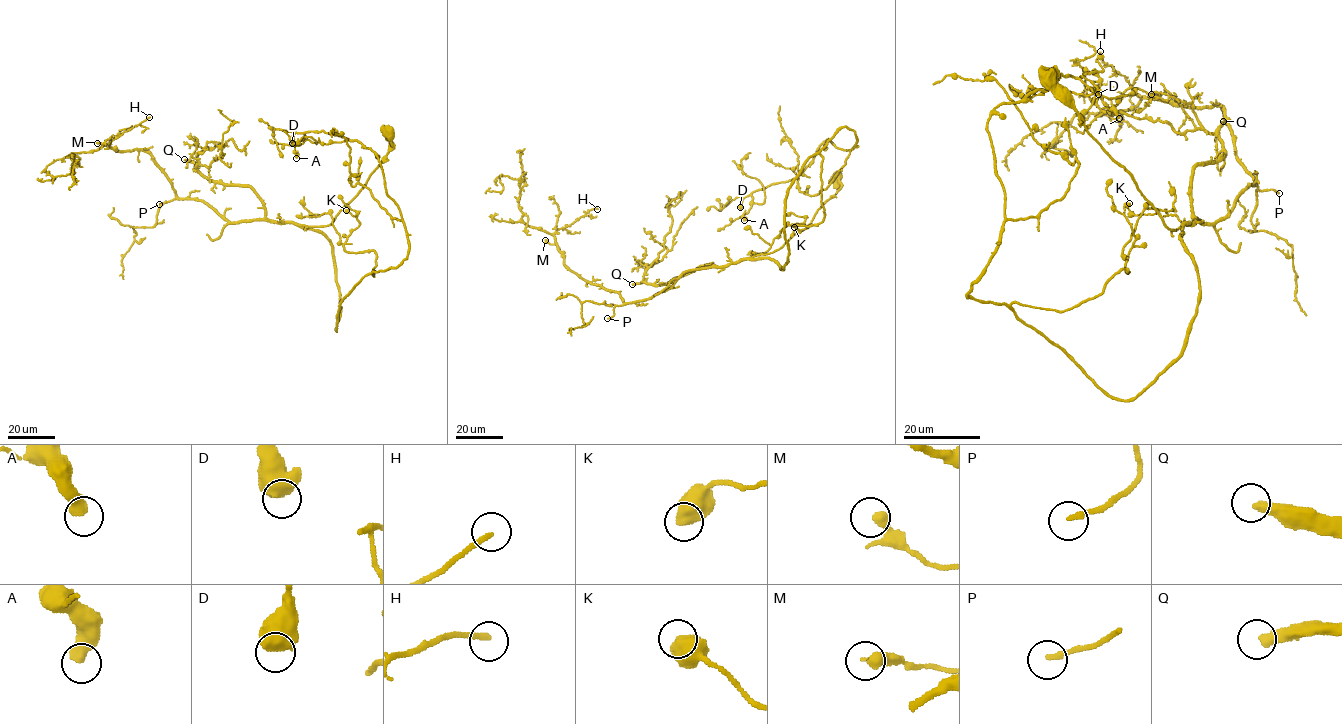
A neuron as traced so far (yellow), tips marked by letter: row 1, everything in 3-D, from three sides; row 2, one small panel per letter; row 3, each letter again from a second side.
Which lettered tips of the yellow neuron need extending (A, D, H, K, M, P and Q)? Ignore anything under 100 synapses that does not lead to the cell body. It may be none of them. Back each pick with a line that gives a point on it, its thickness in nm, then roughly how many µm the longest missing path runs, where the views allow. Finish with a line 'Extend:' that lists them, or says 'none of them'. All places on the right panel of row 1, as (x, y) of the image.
Q: place (1223, 121); calibre 400 nm; missing 80 µm
Extend: Q

